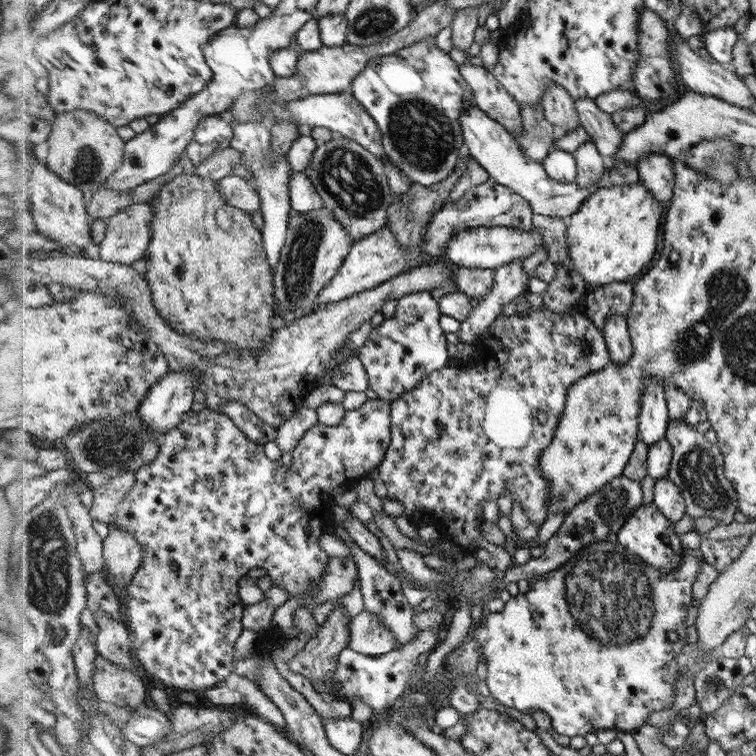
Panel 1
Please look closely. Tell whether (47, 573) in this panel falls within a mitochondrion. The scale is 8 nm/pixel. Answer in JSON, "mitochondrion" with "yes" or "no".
{"mitochondrion":"yes"}

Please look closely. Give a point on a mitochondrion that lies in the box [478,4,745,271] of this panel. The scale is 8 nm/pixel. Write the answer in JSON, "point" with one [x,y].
{"point":[718,160]}

